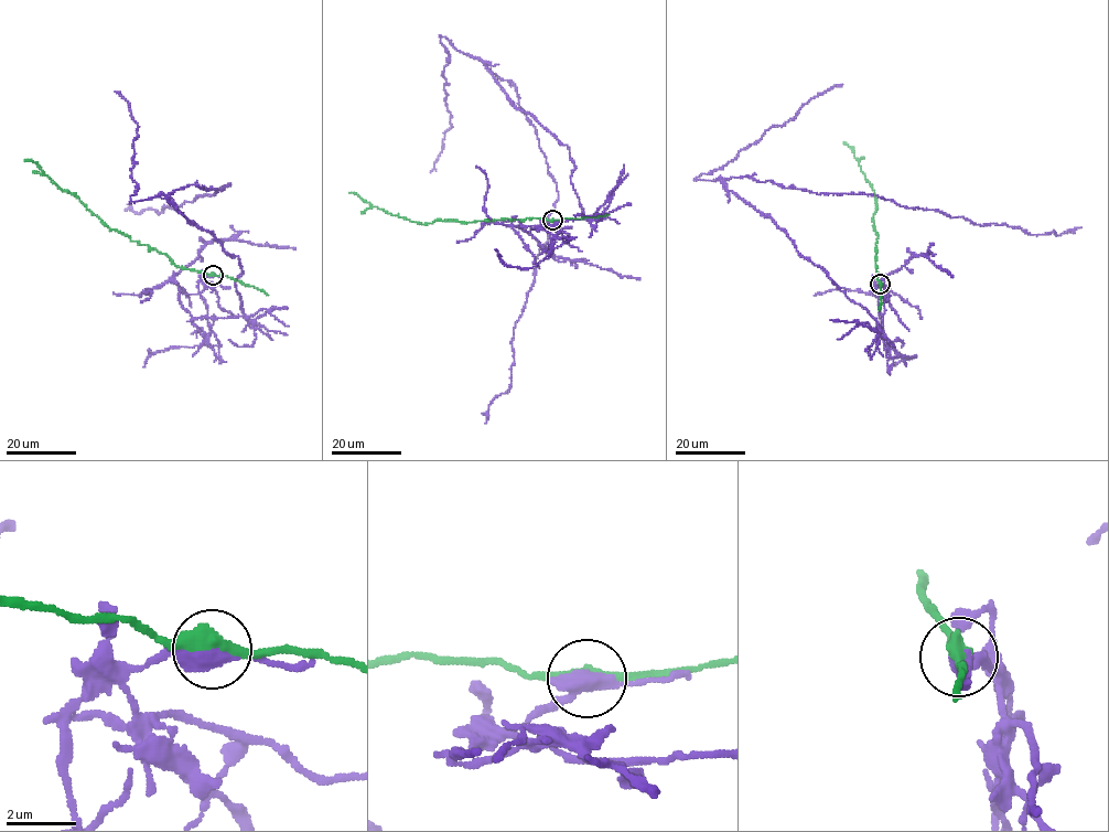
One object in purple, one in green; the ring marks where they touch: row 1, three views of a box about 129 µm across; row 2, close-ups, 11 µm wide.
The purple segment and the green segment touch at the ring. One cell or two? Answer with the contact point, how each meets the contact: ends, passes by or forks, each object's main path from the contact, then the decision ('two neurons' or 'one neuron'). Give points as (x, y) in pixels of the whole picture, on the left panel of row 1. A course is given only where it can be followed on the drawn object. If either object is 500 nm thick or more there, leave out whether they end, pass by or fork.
(213, 275) | purple passes by | green passes by | purple via (213, 275), (200, 294), (208, 323), (244, 317), (238, 257), (167, 195), (230, 184), (159, 213), (128, 203) | green via (213, 275), (179, 267), (167, 255), (110, 230), (75, 195), (60, 189), (38, 164), (24, 160) | two neurons

